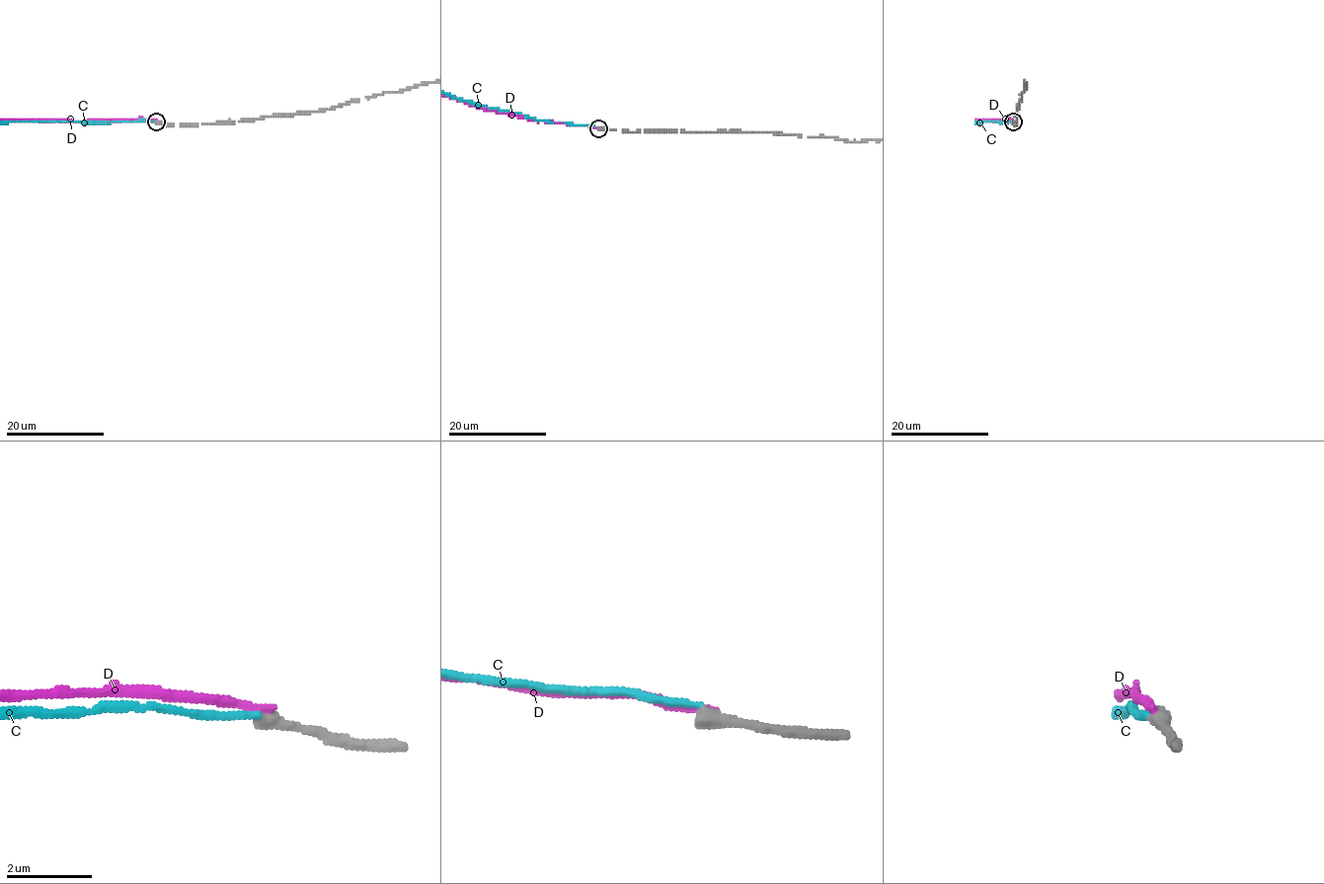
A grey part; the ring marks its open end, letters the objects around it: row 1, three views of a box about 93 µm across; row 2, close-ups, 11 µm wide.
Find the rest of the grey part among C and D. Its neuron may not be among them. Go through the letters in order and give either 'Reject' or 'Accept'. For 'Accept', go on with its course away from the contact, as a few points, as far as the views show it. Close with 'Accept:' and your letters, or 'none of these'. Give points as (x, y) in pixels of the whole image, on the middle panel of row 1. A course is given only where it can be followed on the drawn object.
C: Reject
D: Reject
Accept: none of these

